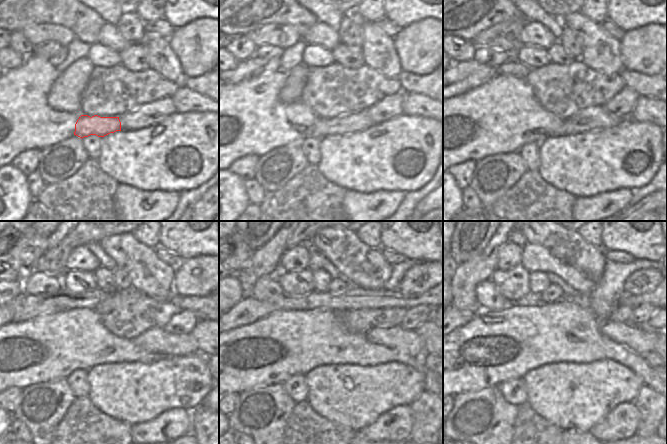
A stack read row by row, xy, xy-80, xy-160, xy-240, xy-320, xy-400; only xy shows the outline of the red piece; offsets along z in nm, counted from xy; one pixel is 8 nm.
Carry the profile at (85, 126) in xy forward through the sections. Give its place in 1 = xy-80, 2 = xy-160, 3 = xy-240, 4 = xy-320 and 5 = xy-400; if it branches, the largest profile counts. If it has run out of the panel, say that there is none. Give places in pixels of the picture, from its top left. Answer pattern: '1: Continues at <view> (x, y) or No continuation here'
1: Continues at xy-80 (344, 124)
2: Continues at xy-160 (598, 117)
3: Continues at xy-240 (156, 340)
4: Continues at xy-320 (409, 342)
5: Continues at xy-400 (641, 341).

